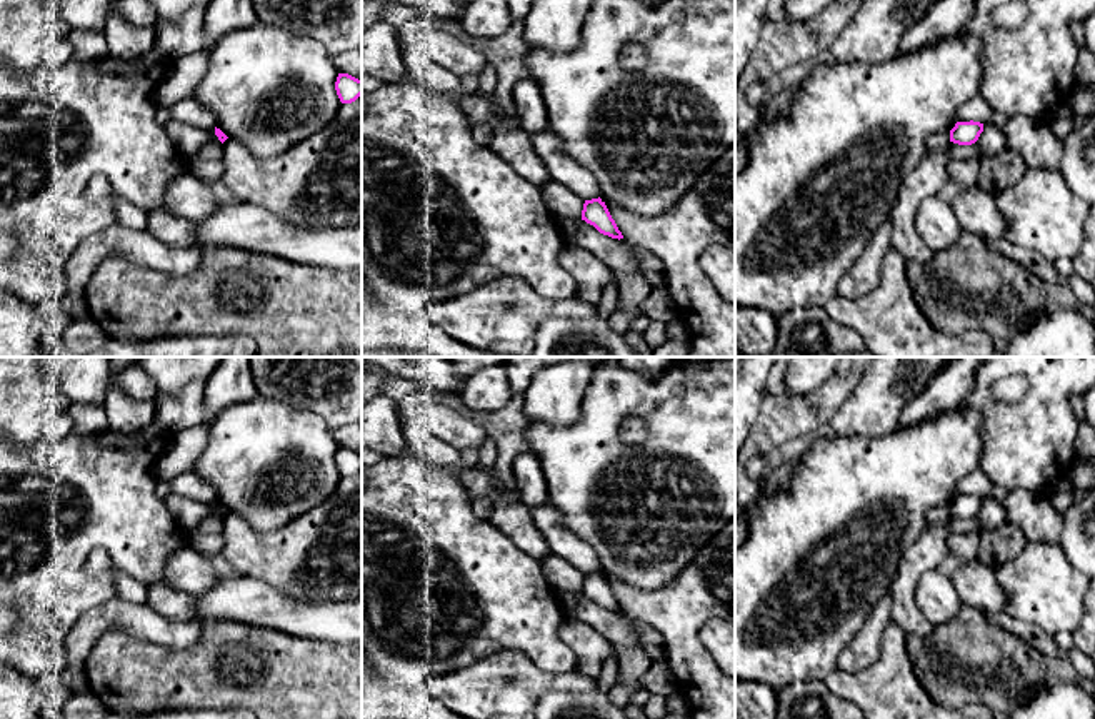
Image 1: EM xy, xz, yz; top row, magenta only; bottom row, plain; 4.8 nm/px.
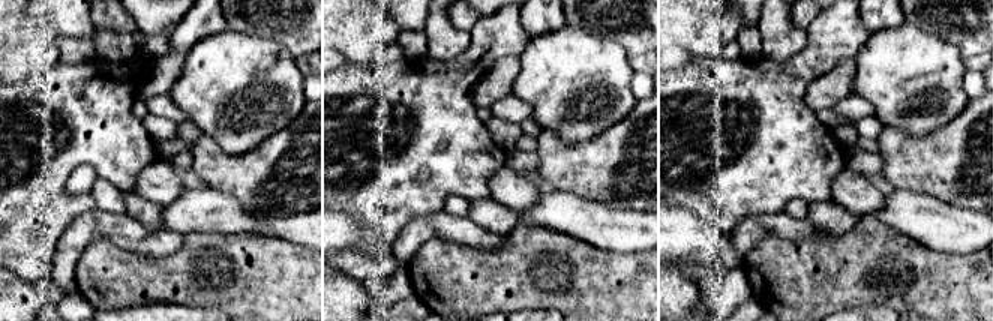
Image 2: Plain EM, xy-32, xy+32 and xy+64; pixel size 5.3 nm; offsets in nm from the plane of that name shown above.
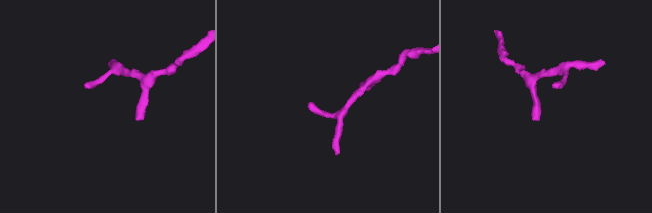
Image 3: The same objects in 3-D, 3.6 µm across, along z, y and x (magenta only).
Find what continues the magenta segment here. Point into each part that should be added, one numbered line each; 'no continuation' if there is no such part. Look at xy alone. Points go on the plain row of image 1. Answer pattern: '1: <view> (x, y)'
no continuation

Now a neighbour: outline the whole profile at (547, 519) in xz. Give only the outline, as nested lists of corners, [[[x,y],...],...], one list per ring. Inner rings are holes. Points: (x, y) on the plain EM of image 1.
[[[547,500],[538,507],[532,509],[530,515],[537,529],[547,539],[552,552],[568,561],[583,574],[600,571],[600,562],[595,556],[595,551],[565,527],[553,504]]]

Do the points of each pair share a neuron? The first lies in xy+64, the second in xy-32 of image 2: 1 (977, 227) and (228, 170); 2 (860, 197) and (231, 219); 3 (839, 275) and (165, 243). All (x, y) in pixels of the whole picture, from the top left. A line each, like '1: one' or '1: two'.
1: two
2: two
3: two

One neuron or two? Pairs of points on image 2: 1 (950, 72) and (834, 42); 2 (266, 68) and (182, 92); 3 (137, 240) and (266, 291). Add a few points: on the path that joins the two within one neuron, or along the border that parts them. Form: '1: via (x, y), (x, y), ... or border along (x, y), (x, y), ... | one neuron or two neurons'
1: border along (870, 33), (854, 59) | two neurons
2: via (245, 87), (203, 92) | one neuron
3: border along (183, 236), (183, 243), (174, 252), (143, 257) | two neurons

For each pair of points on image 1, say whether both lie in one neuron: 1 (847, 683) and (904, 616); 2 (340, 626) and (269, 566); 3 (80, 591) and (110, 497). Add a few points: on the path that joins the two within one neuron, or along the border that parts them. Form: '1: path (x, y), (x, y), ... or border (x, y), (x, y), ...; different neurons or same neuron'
1: border (890, 619), (905, 634); different neurons
2: border (272, 586), (302, 599), (344, 601); different neurons
3: path (74, 568), (74, 544), (92, 521); same neuron

